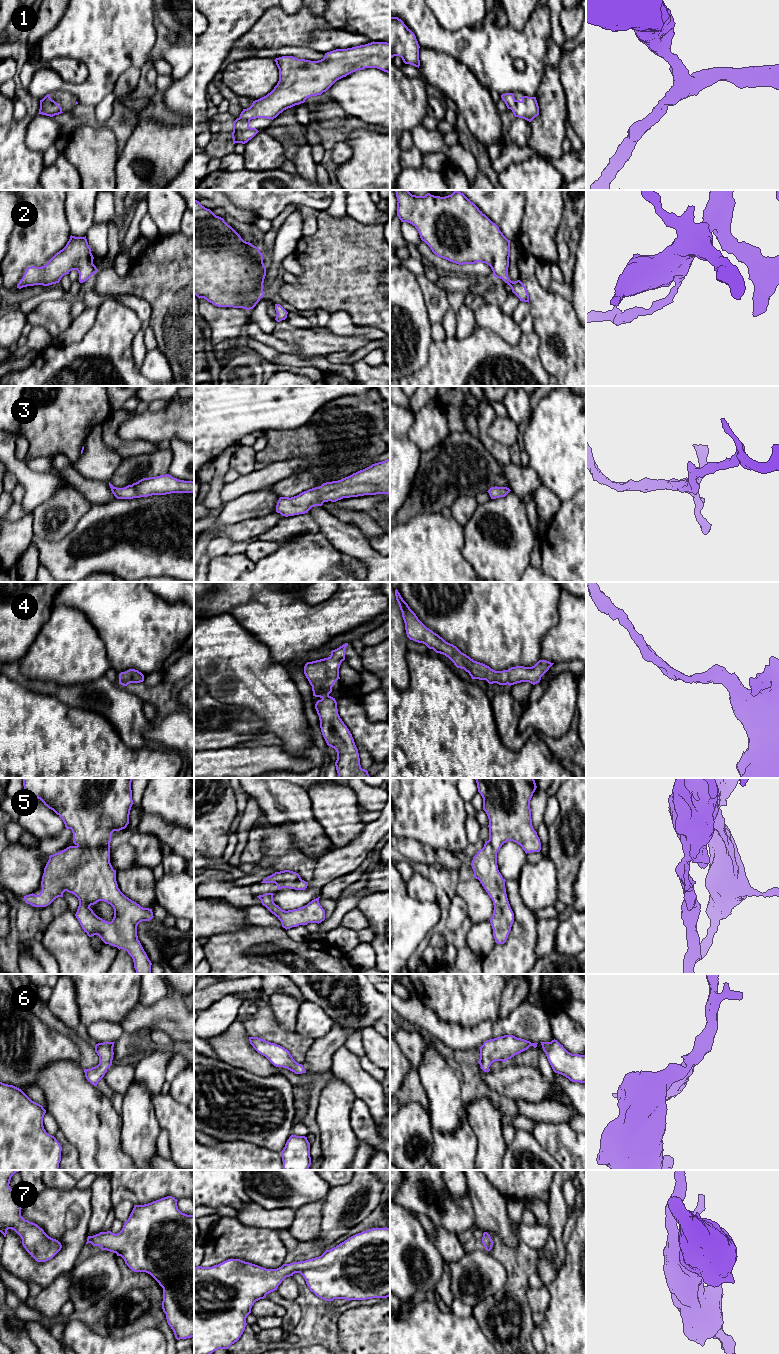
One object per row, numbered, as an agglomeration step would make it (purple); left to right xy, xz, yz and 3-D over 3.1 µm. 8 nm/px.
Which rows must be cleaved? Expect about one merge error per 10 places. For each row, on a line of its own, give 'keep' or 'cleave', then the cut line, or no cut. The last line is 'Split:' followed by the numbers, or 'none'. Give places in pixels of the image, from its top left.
1: keep; cut none
2: keep; cut none
3: keep; cut none
4: keep; cut none
5: keep; cut none
6: keep; cut none
7: keep; cut none
Split: none

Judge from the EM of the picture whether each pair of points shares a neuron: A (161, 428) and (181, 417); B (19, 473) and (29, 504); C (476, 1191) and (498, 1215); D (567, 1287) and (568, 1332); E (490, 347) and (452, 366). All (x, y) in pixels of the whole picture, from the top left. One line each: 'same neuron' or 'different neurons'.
A: same neuron
B: same neuron
C: same neuron
D: same neuron
E: same neuron

